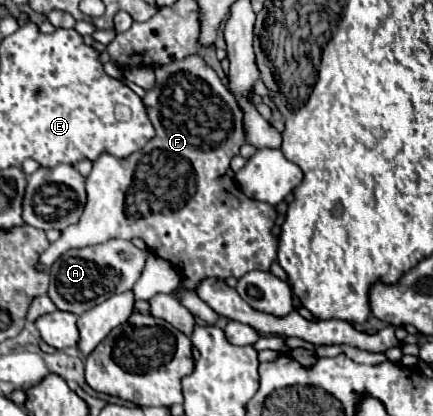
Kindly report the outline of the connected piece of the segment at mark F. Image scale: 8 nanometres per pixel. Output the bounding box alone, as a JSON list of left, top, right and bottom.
[40,55,278,291]

